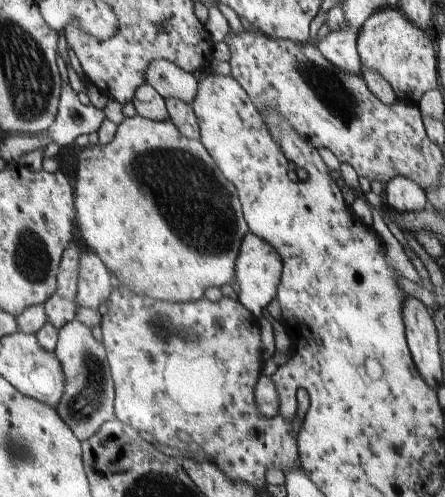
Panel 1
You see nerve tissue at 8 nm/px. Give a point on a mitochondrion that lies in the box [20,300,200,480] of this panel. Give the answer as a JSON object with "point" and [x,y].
{"point":[81,408]}

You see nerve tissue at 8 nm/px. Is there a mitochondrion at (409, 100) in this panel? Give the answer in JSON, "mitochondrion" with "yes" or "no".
{"mitochondrion":"no"}

